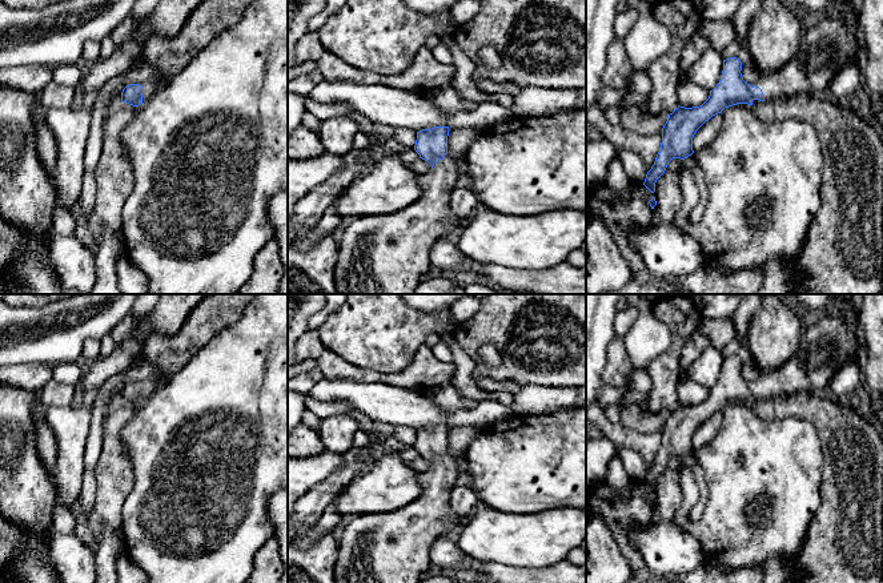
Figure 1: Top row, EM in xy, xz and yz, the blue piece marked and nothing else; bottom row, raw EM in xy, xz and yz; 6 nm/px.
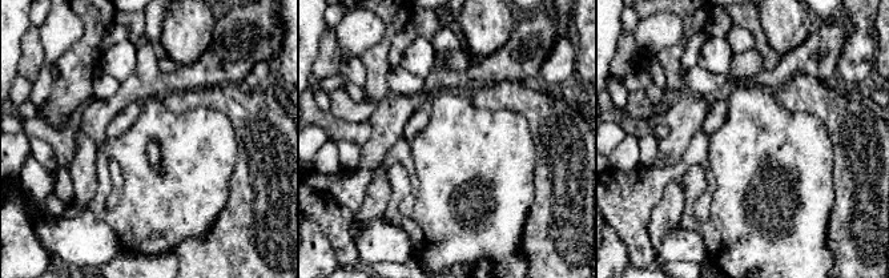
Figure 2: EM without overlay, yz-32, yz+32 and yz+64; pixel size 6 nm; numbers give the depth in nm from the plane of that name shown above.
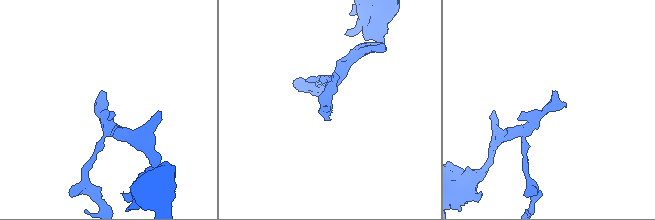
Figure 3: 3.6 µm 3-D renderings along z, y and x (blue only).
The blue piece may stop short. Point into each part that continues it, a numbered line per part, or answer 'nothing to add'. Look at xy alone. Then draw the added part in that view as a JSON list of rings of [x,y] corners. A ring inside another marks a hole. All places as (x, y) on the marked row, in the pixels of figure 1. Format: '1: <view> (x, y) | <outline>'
1: xy (149, 88) | [[[147,81],[140,84],[144,88],[144,95],[143,95],[143,104],[153,96],[153,93],[156,92],[156,89],[158,88],[158,85],[156,85],[152,81]]]

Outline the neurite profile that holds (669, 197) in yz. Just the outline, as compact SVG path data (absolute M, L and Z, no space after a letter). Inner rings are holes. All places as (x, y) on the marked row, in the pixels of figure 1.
M673 158L665 173L655 182L657 205L651 212L651 220L646 228L658 228L674 222L675 214L682 205L682 192L679 186L681 158Z

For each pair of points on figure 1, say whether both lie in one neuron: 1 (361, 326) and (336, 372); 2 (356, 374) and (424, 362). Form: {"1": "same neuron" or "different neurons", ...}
{"1": "different neurons", "2": "same neuron"}

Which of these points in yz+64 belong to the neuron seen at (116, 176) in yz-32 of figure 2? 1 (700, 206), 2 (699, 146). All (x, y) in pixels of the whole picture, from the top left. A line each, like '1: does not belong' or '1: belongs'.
1: belongs
2: belongs

